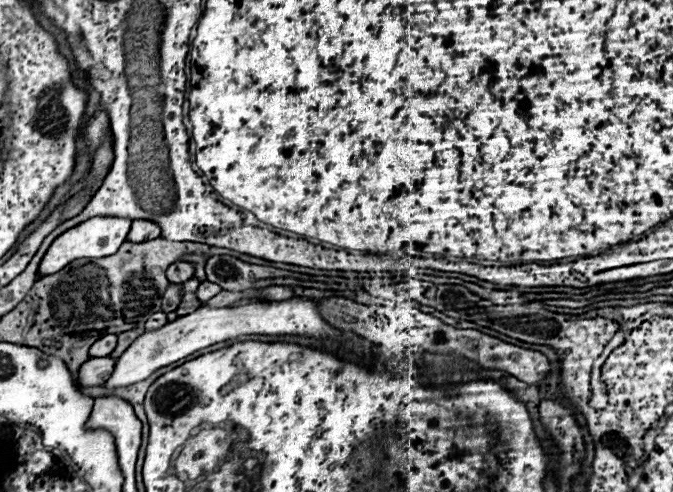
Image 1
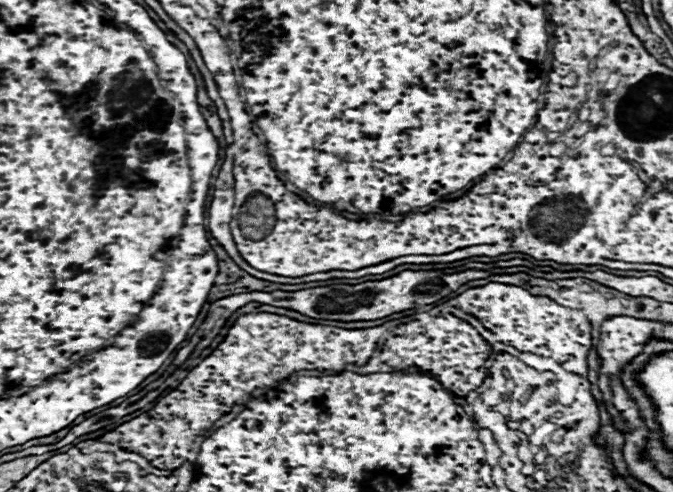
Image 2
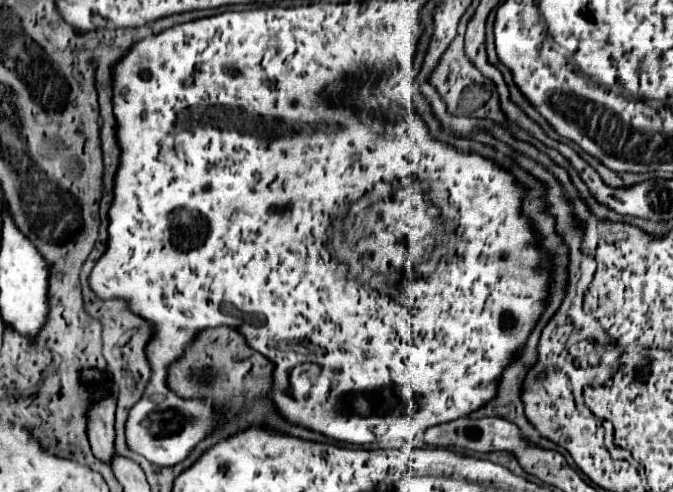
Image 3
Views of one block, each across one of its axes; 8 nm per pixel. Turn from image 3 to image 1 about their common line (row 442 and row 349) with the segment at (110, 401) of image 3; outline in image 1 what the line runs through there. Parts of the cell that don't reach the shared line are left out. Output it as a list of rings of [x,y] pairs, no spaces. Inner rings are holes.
[[[106,334],[104,338],[100,338],[100,340],[96,340],[94,344],[92,344],[92,348],[90,348],[90,356],[92,358],[100,358],[100,356],[110,356],[112,354],[112,350],[116,348],[116,334]]]

